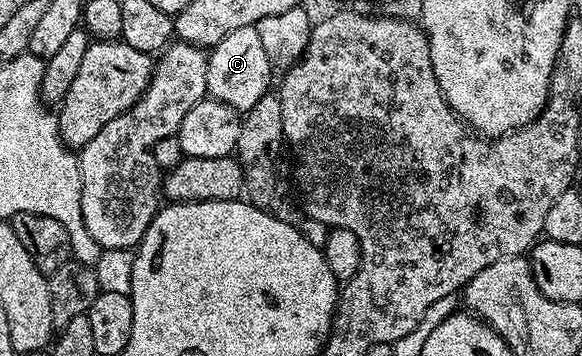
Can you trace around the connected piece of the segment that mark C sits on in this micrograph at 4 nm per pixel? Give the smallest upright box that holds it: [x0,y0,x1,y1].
[208,27,274,111]

